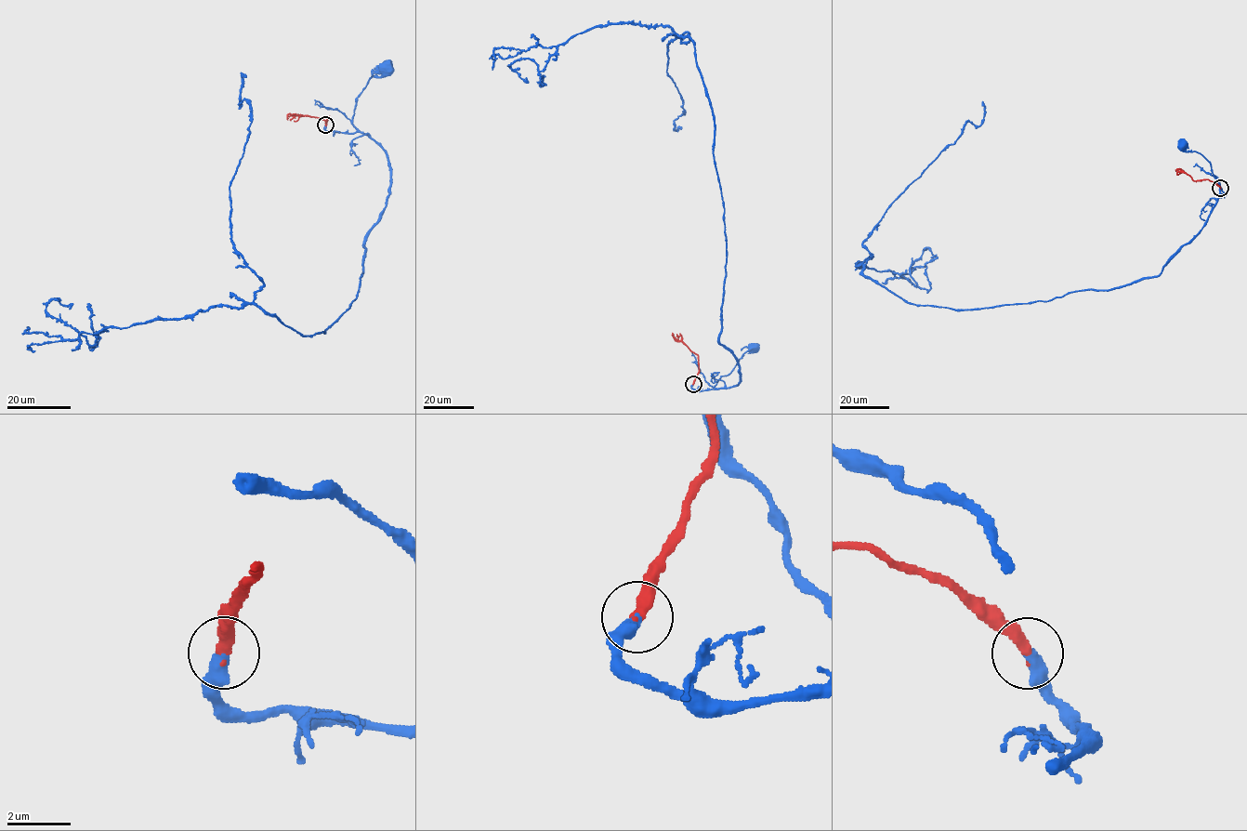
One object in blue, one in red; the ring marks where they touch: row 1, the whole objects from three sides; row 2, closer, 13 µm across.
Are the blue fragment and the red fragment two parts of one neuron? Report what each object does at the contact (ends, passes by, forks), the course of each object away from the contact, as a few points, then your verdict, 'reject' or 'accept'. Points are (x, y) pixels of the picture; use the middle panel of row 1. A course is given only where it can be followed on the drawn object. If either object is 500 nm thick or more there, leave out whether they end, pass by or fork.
blue ends there; red ends there; blue runs (692, 384), (692, 389), (699, 390), (716, 389), (714, 388), (722, 375), (727, 375), (753, 347); red runs (692, 384), (699, 371), (698, 356), (681, 341), (676, 341), (672, 334); accept

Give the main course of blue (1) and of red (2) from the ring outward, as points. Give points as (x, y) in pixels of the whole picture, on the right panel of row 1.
1: (1220, 188), (1225, 194), (1220, 197), (1219, 183), (1211, 164), (1198, 152), (1187, 151), (1182, 144)
2: (1220, 188), (1208, 179), (1193, 180), (1179, 169), (1176, 172)

